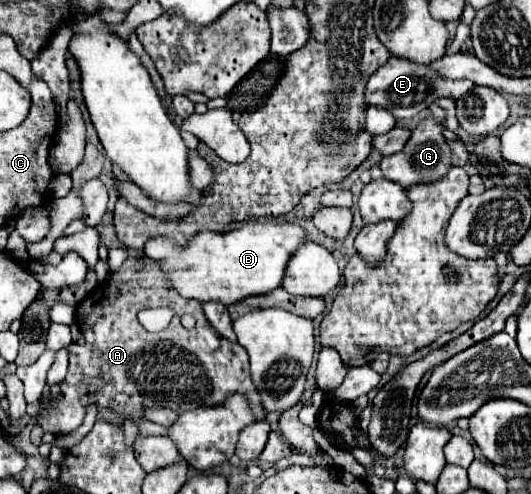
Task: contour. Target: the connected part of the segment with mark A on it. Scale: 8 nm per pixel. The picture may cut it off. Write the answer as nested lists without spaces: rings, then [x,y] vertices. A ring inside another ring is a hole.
[[[147,255],[129,257],[119,271],[109,273],[107,281],[97,285],[97,289],[89,295],[89,299],[77,305],[77,325],[85,337],[85,345],[69,347],[69,371],[67,377],[59,383],[59,393],[47,391],[45,397],[41,399],[41,409],[51,407],[49,413],[43,415],[43,419],[37,419],[37,425],[45,433],[59,435],[75,431],[85,419],[87,405],[97,405],[97,409],[113,409],[121,417],[135,419],[143,417],[143,411],[151,407],[167,407],[175,413],[181,413],[189,411],[189,405],[207,405],[207,399],[225,401],[225,397],[235,391],[239,391],[249,399],[257,417],[263,417],[263,409],[259,407],[261,397],[249,375],[247,351],[239,343],[229,343],[227,339],[223,339],[209,325],[199,301],[183,299],[181,295],[175,295],[175,291],[167,289],[161,267]],[[145,307],[169,307],[171,311],[175,311],[169,327],[163,329],[161,333],[145,331],[137,321],[137,311]],[[187,313],[197,319],[193,329],[185,329],[181,325],[181,317]]]

